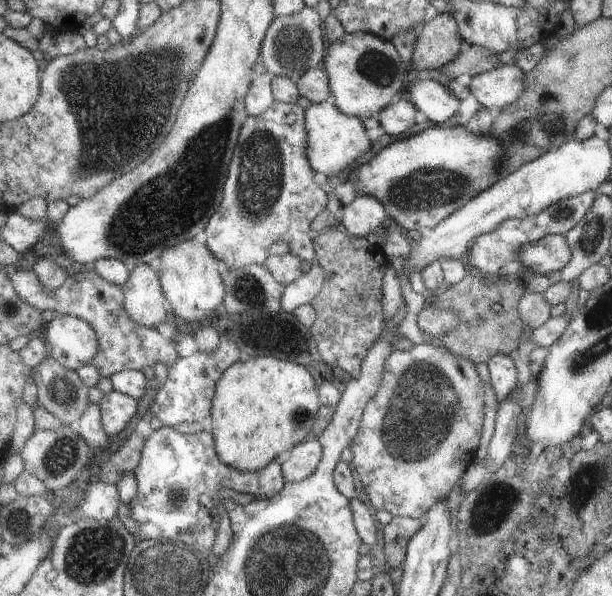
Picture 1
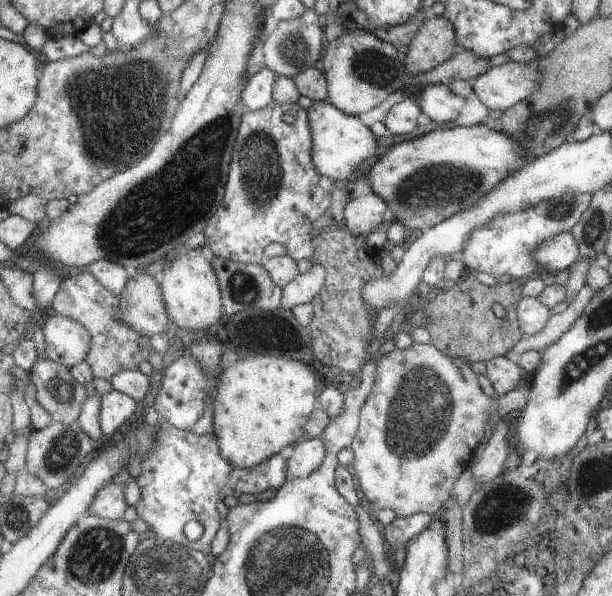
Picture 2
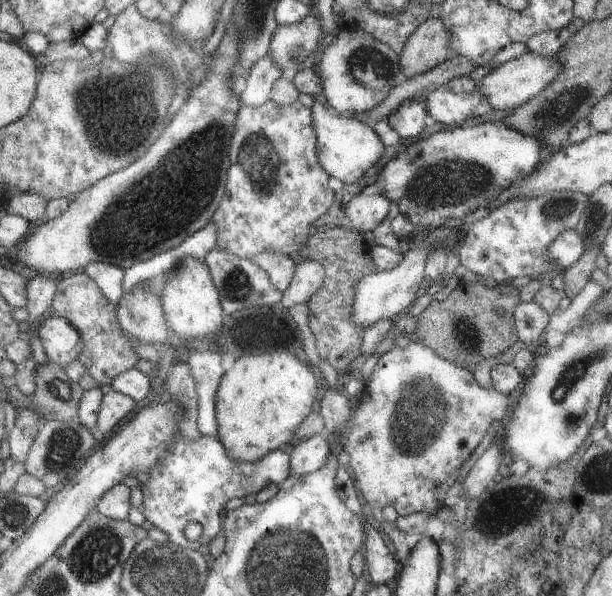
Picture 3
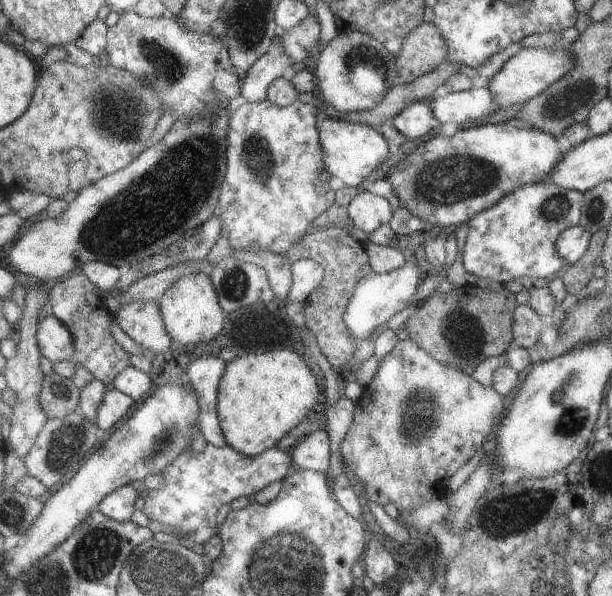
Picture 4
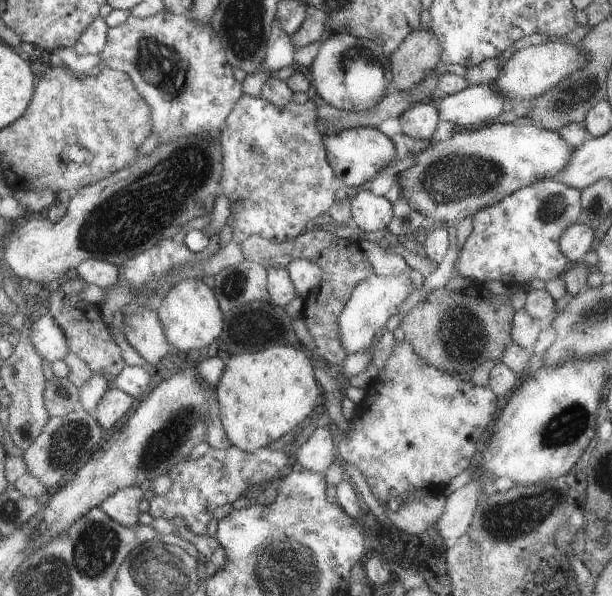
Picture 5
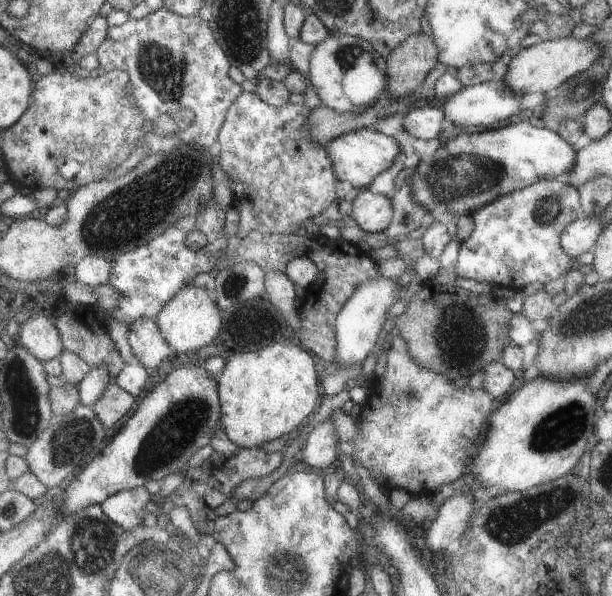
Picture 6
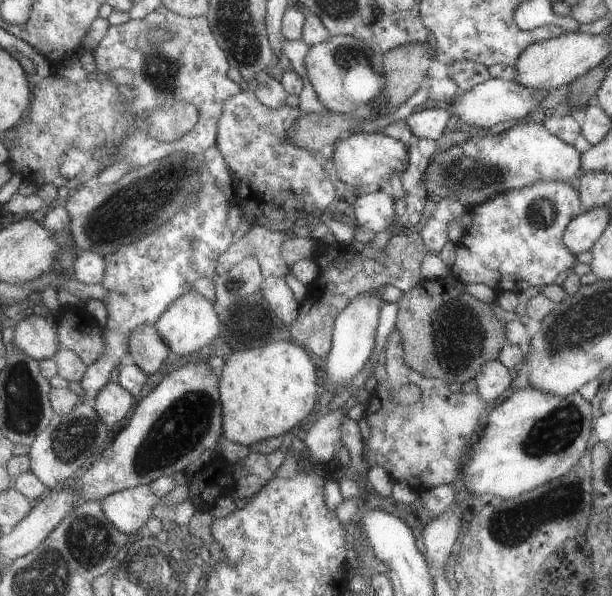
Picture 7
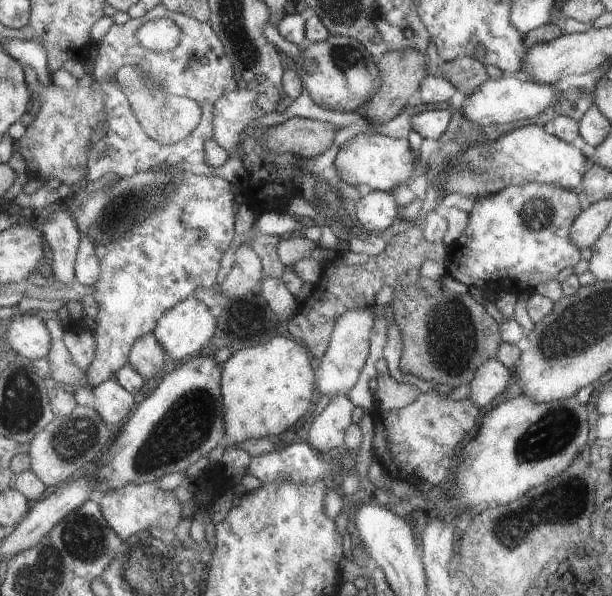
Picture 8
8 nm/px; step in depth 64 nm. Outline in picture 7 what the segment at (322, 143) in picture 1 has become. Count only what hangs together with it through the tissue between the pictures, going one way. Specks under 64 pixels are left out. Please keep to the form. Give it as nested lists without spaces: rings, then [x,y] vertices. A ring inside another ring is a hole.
[[[356,130],[354,133],[339,139],[332,148],[331,158],[335,168],[335,176],[344,183],[353,185],[354,187],[374,185],[384,183],[395,171],[399,171],[407,167],[408,146],[399,138],[390,137],[383,133],[375,133],[366,130]]]

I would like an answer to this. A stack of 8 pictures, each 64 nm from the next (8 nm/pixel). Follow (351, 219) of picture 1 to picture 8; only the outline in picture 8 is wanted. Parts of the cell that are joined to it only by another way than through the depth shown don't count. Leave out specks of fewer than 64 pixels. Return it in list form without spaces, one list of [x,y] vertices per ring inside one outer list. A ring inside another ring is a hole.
[[[373,190],[360,197],[356,205],[356,217],[370,233],[387,230],[398,218],[400,205],[389,191]]]

